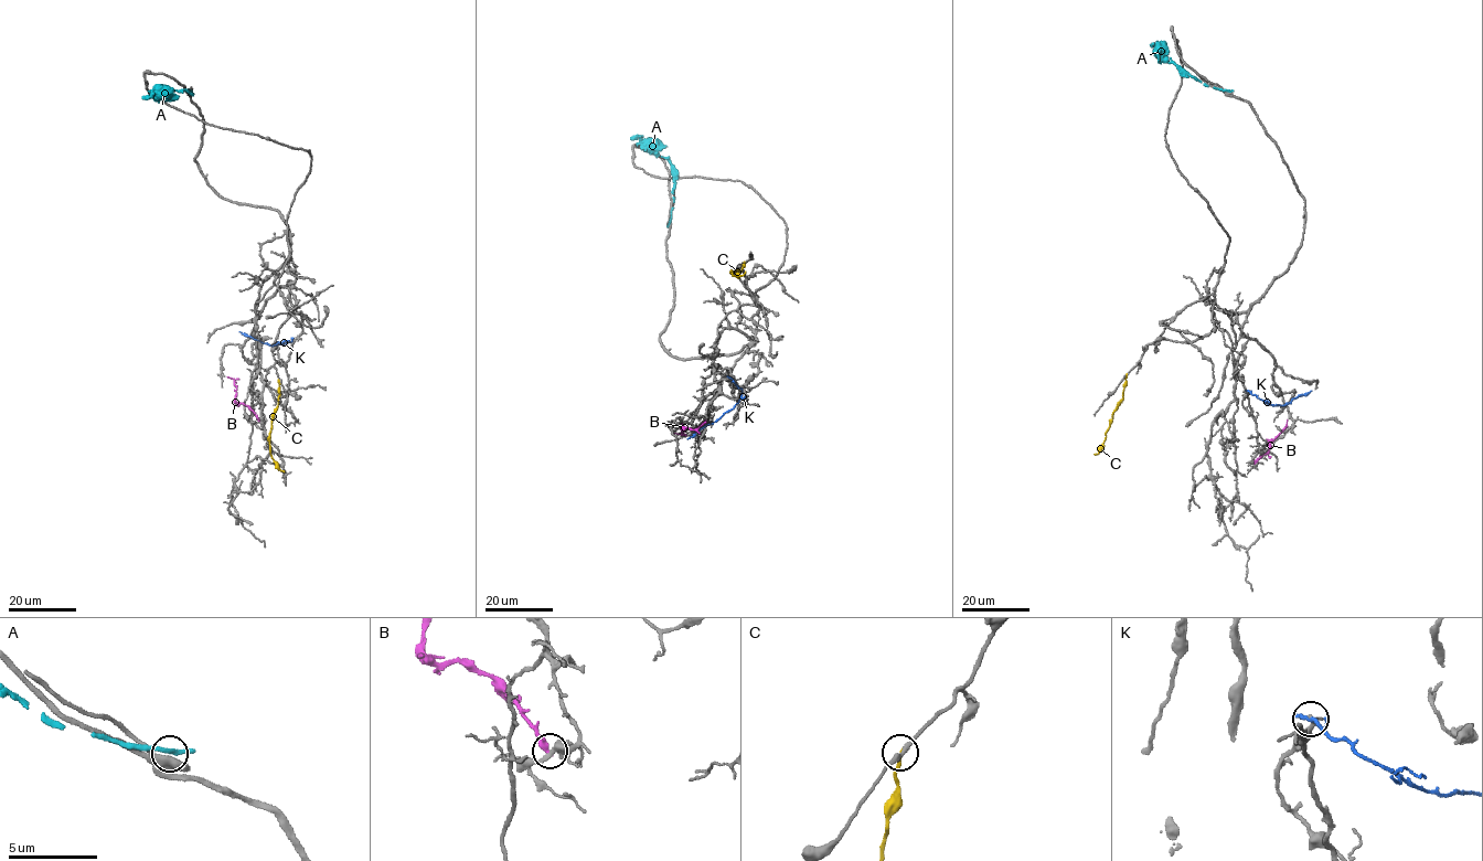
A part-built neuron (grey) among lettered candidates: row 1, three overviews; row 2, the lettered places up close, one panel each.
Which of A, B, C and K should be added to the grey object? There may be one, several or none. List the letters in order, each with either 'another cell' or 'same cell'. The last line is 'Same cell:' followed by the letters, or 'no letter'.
A: another cell
B: another cell
C: same cell
K: another cell
Same cell: C

